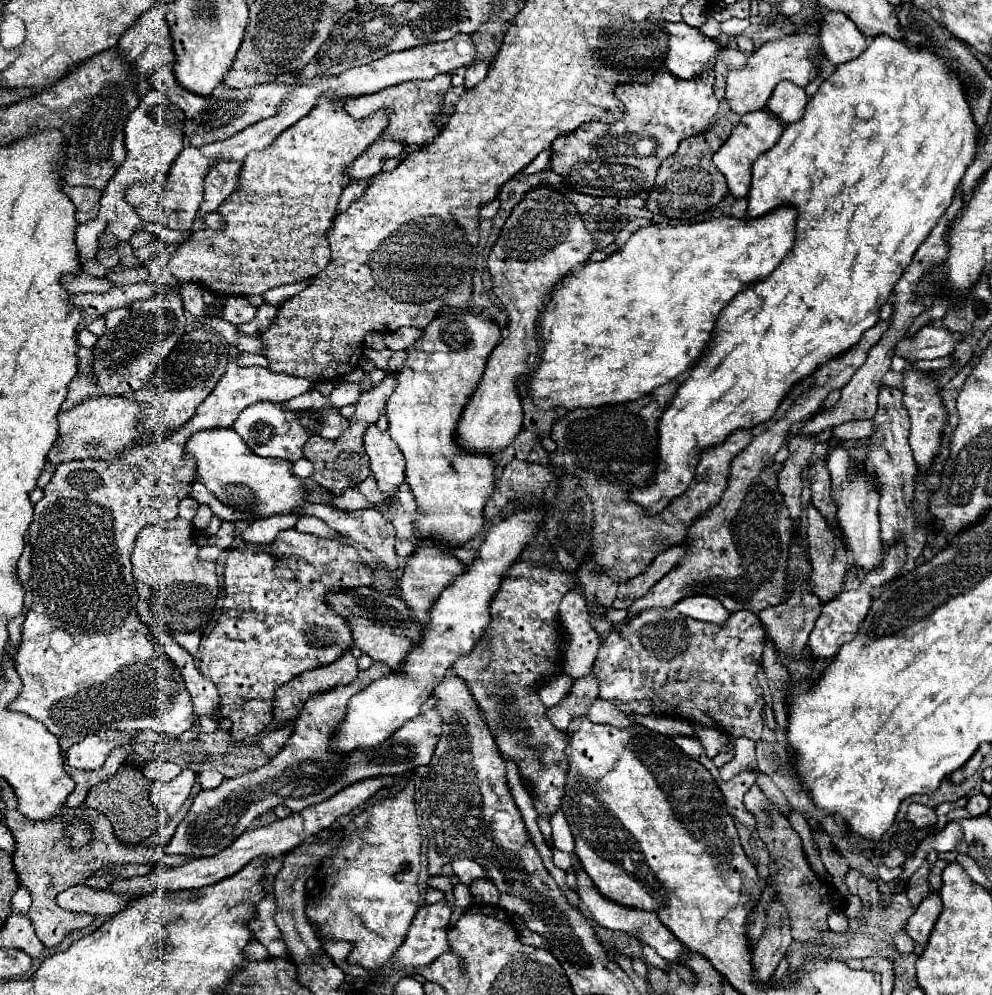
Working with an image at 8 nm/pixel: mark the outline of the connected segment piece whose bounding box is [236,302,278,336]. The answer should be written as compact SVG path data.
M264 302L258 312L256 312L256 318L252 322L246 322L244 326L236 326L238 328L238 336L258 336L262 334L262 330L266 330L270 324L272 324L272 318L276 318L276 308L278 306L272 306L268 302Z

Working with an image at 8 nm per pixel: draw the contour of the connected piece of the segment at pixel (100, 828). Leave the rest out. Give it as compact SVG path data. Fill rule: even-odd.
M6 804L4 822L16 840L16 852L12 856L14 870L18 874L18 880L24 886L28 886L30 894L32 894L32 906L28 910L28 916L32 920L36 936L48 948L58 946L68 932L80 930L94 920L94 916L66 912L60 906L56 906L54 898L58 892L62 892L70 886L82 884L84 878L88 878L96 870L100 870L104 866L112 866L112 864L118 866L118 864L126 864L126 862L136 862L136 864L154 862L154 864L164 864L164 866L180 866L186 862L184 856L168 856L162 846L148 848L142 844L138 844L138 846L120 844L112 832L112 824L98 810L78 810L78 808L64 806L64 810L60 810L60 814L56 818L44 820L44 822L32 822L30 818L24 818L24 814L20 816L16 806ZM72 822L82 822L90 828L90 842L86 846L76 848L70 844L70 838L66 836L66 826Z

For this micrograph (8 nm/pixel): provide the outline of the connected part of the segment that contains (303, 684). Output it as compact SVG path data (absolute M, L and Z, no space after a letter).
M344 650L344 658L316 670L308 670L292 678L274 694L274 716L280 722L296 720L306 704L306 700L316 692L326 692L332 686L348 684L358 674L358 658L352 650Z

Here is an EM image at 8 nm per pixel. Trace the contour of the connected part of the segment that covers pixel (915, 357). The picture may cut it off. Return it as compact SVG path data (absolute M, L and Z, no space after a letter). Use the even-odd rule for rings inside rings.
M924 326L912 336L900 340L896 344L896 356L918 362L918 360L932 360L932 358L944 358L952 354L954 344L960 340L960 334L952 334L946 328L934 328Z

